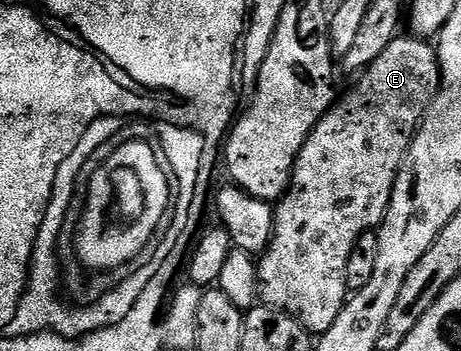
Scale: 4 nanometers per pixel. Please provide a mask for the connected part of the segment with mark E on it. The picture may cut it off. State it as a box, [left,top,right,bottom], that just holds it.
[258,34,440,334]

